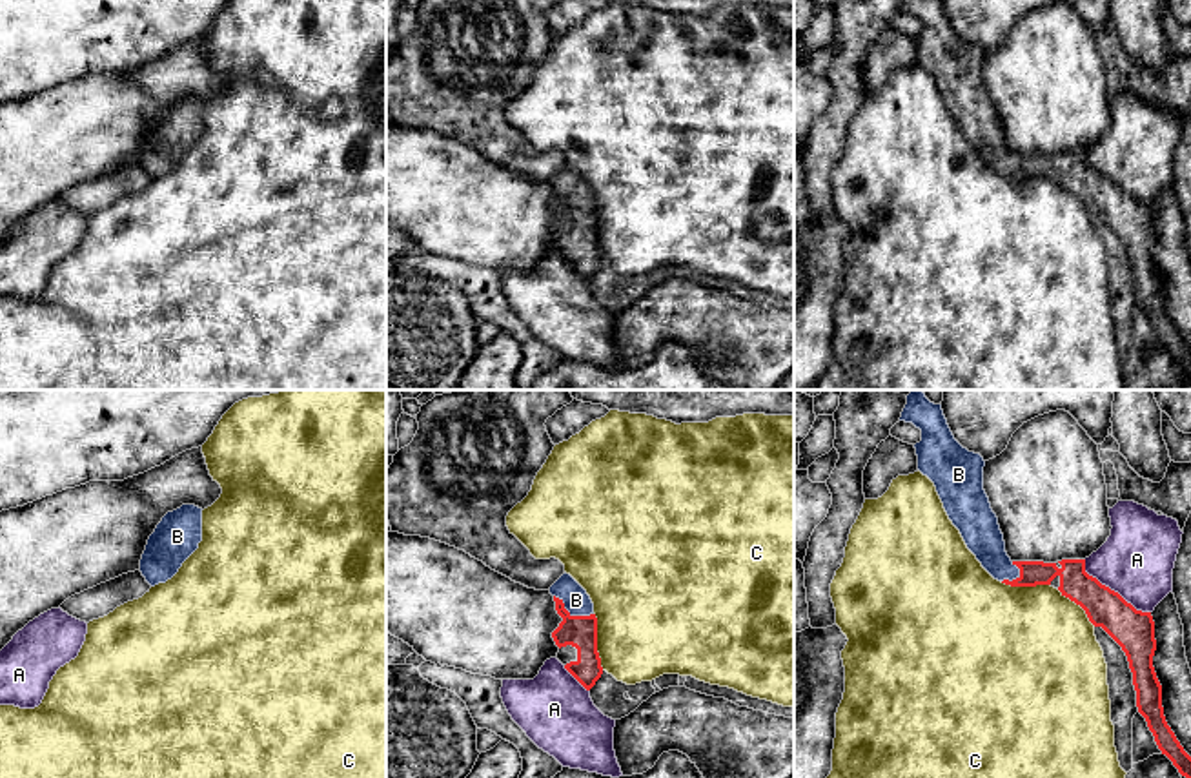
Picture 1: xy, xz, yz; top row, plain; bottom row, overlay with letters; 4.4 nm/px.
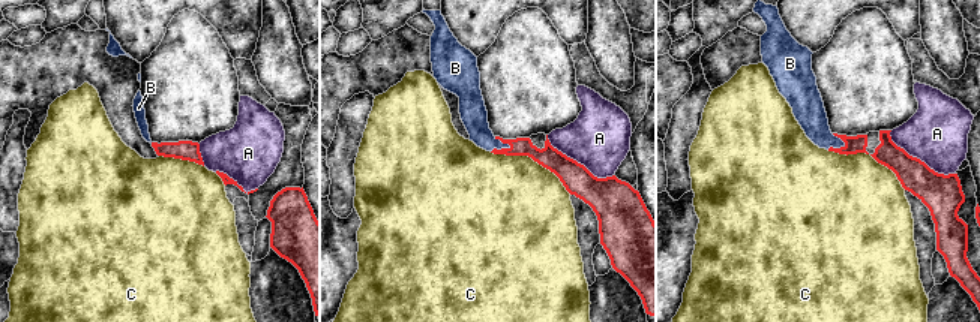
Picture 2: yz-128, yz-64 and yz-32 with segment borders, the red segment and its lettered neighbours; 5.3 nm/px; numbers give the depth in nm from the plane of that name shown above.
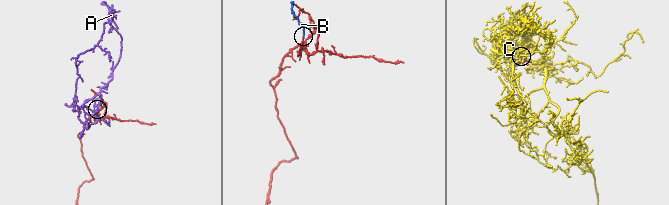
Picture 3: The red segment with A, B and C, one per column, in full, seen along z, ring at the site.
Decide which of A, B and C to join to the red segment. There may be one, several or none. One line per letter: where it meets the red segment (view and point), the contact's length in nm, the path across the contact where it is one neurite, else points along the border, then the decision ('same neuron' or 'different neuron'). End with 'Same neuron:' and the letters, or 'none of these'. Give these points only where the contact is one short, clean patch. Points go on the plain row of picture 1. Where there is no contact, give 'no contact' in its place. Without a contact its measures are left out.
A: meets red in yz at (1113, 183); contact 380 nm long; different neuron
B: meets red in xz at (572, 208); contact 200 nm long; runs through xz (580, 223), (580, 215), (572, 208), (576, 192); same neuron
C: meets red in xz at (596, 234); contact 260 nm long; different neuron
Same neuron: B

